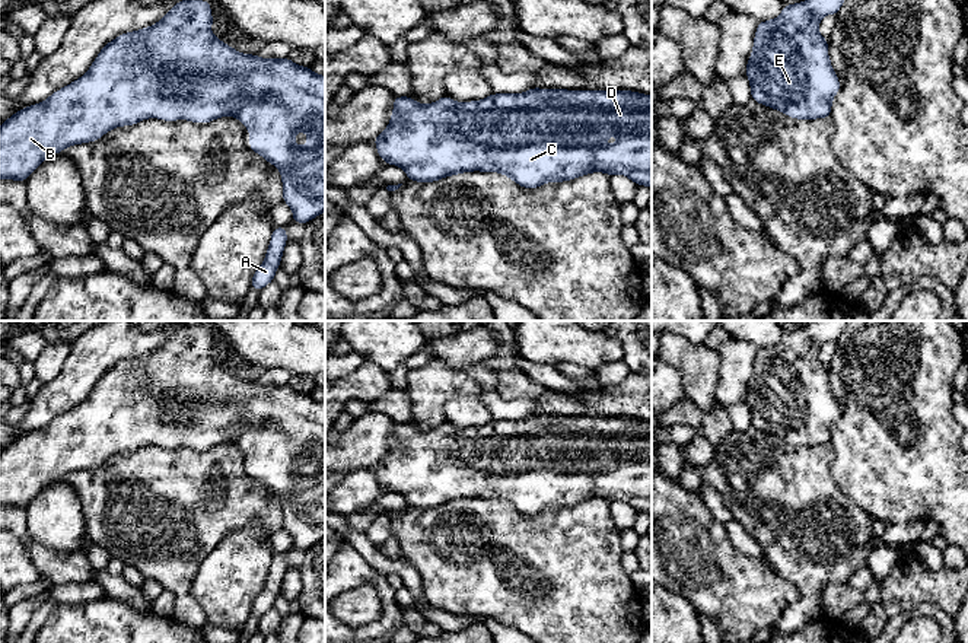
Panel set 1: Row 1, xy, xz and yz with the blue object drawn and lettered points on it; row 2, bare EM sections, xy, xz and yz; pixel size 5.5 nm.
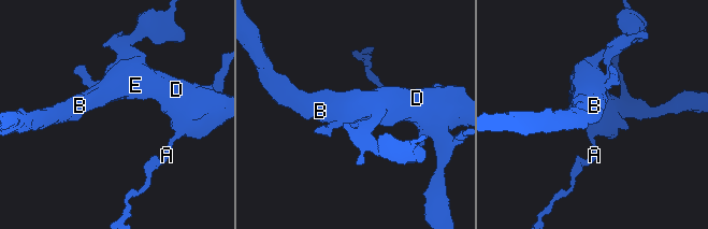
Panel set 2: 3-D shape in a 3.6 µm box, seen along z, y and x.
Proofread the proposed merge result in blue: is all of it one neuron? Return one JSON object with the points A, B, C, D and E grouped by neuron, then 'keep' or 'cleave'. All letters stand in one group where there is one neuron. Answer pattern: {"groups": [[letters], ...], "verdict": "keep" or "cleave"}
{"groups": [["A", "B", "C", "D", "E"]], "verdict": "keep"}

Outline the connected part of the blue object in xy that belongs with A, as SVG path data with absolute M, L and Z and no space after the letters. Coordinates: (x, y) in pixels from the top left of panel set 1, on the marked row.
M286 226L274 227L264 262L257 268L251 280L251 287L262 290L274 281L276 271L281 264L281 255L287 243Z

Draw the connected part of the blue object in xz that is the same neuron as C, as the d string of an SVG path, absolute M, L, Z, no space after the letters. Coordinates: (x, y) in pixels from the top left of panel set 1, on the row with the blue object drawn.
M532 87L523 93L493 93L481 101L456 102L448 95L433 104L418 104L410 96L397 96L392 102L394 112L388 127L373 139L380 159L386 165L395 165L405 171L408 181L436 182L442 178L464 172L497 172L509 176L518 185L534 190L548 182L564 182L592 172L604 172L608 176L621 174L636 185L652 187L652 95L633 90L569 90Z

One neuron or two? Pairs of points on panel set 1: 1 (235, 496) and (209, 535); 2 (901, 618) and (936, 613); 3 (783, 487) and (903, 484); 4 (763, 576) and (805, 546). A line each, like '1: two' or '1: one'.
1: one
2: one
3: two
4: two

